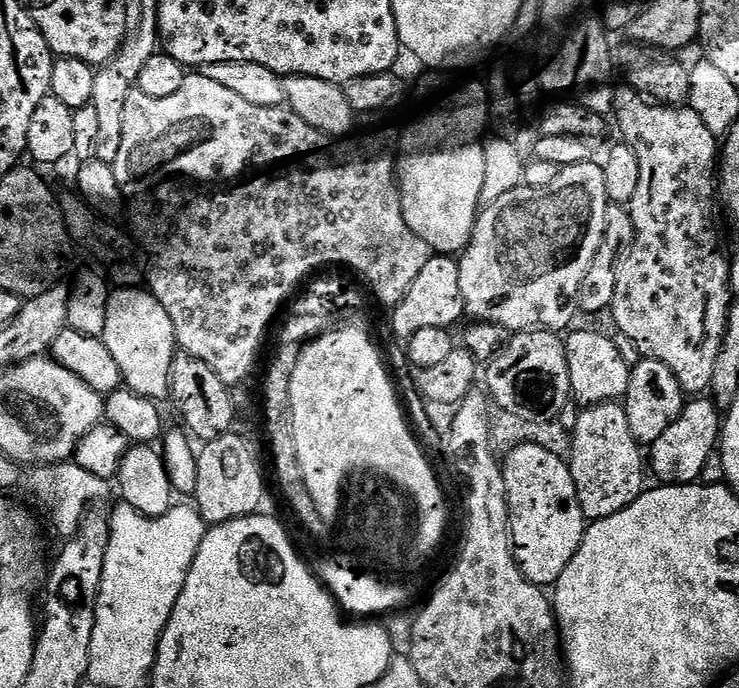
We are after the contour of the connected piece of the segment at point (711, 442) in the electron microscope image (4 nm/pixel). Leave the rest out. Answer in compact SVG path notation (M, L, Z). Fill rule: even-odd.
M692 398L687 401L682 410L682 414L675 422L668 427L662 434L662 438L658 438L658 442L654 442L650 446L652 452L652 460L650 456L650 472L657 476L661 485L666 484L694 484L701 479L700 476L704 472L704 467L708 464L708 459L713 459L714 453L717 451L722 435L722 412L716 407L716 401L711 398Z

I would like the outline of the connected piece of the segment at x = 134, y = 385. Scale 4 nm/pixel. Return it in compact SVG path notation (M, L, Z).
M124 286L113 291L108 297L108 309L106 310L106 330L102 333L102 339L106 350L114 354L114 362L118 362L120 379L130 390L142 394L146 398L157 402L169 399L172 387L172 363L178 355L176 343L176 331L174 322L170 322L170 314L157 302L151 291L143 290L136 286Z

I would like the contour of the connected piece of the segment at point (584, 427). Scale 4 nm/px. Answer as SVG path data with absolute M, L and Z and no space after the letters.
M623 403L594 404L585 407L579 413L577 426L570 432L572 438L572 456L570 455L570 467L574 486L578 494L578 502L584 511L585 521L605 520L610 514L618 514L630 506L630 502L638 499L641 492L645 491L644 472L646 476L646 460L640 457L642 446L630 434L630 422L626 419L626 410Z

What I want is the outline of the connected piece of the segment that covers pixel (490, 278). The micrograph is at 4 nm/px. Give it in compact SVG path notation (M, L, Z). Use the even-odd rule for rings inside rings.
M568 162L561 167L558 179L551 186L545 186L543 190L534 190L523 186L510 190L510 194L502 194L498 202L487 205L477 215L476 225L472 231L472 237L468 247L459 257L460 277L462 278L462 298L464 299L464 311L473 321L482 324L500 324L507 328L509 333L527 332L529 330L561 330L567 329L575 316L578 316L578 290L582 290L582 278L586 278L586 270L590 270L590 262L594 262L594 254L598 254L598 246L602 246L602 238L606 230L606 210L609 206L606 194L606 174L599 163Z

